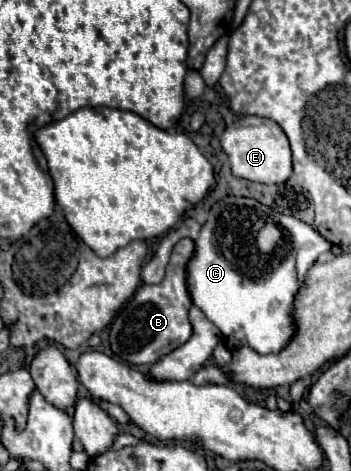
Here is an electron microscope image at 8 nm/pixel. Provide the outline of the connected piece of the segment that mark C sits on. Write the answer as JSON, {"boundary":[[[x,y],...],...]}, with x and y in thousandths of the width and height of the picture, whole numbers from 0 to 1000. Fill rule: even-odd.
{"boundary":[[[652,416],[647,425],[630,425],[601,437],[595,463],[578,476],[567,505],[556,510],[556,544],[544,548],[533,565],[533,611],[550,633],[550,645],[578,658],[578,667],[630,701],[641,722],[664,735],[715,735],[738,752],[783,752],[818,739],[818,722],[840,713],[840,679],[829,679],[829,645],[840,645],[840,620],[852,620],[852,582],[840,565],[840,544],[846,531],[880,518],[892,505],[903,510],[903,493],[846,467],[840,459],[812,459],[795,454],[761,437],[749,437],[732,425],[704,425],[704,420],[675,420]],[[738,463],[744,480],[772,467],[783,480],[801,484],[806,505],[801,505],[801,539],[749,539],[726,522],[726,501],[738,493]]]}

